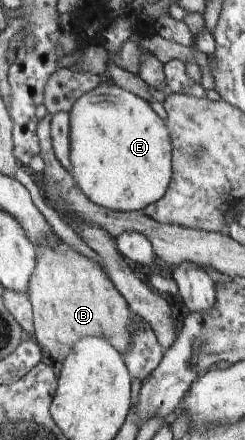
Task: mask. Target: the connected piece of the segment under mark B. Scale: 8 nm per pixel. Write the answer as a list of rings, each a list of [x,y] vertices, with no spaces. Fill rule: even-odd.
[[[60,238],[43,239],[36,246],[36,269],[29,279],[26,296],[33,311],[33,339],[49,351],[55,361],[63,361],[73,345],[83,337],[103,337],[120,353],[131,347],[131,315],[128,301],[93,259],[81,255]]]

